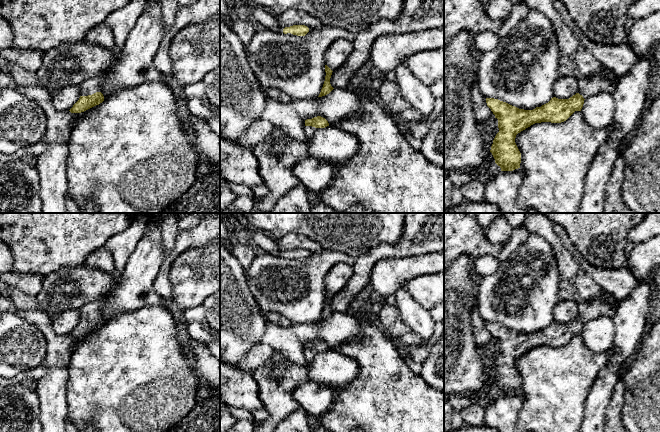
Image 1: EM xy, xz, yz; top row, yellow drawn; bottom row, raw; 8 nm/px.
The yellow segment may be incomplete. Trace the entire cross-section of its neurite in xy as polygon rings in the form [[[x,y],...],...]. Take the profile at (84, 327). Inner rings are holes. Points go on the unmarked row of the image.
[[[99,299],[90,302],[80,308],[81,320],[79,324],[69,334],[71,337],[81,337],[104,325],[101,317],[102,305],[106,299]]]

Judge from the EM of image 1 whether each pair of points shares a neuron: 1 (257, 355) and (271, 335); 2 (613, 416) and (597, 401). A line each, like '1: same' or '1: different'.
1: different
2: different

